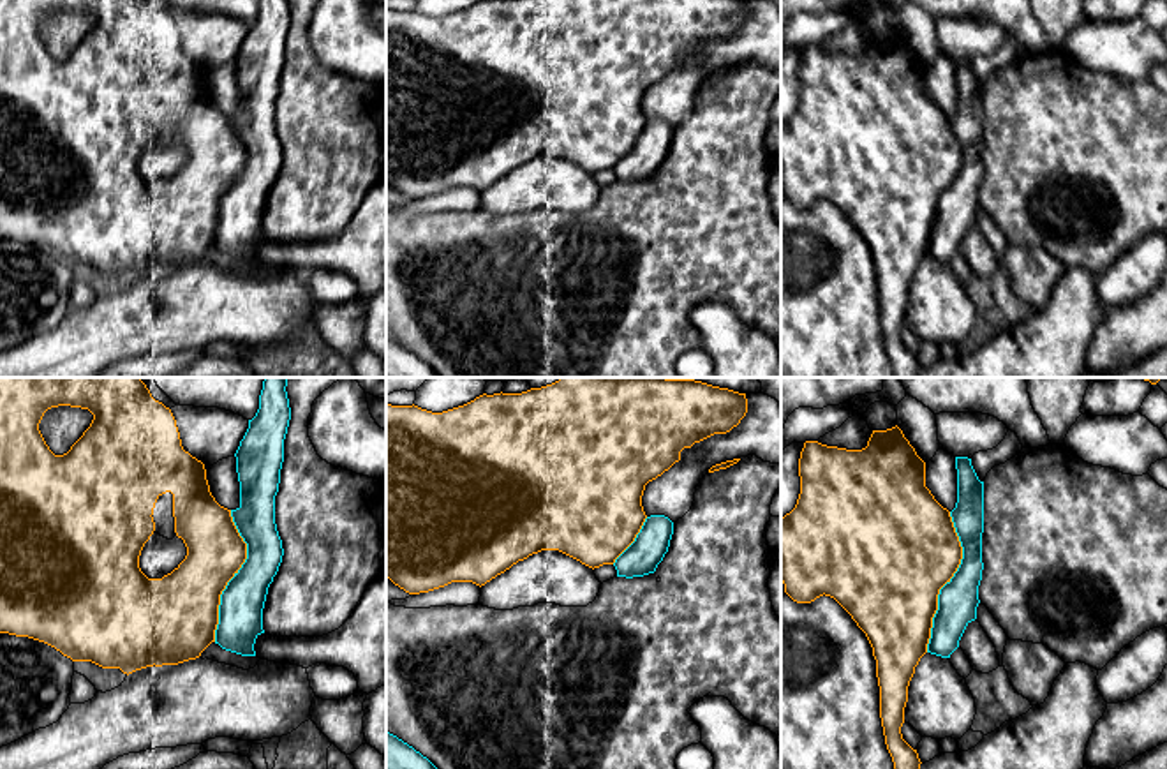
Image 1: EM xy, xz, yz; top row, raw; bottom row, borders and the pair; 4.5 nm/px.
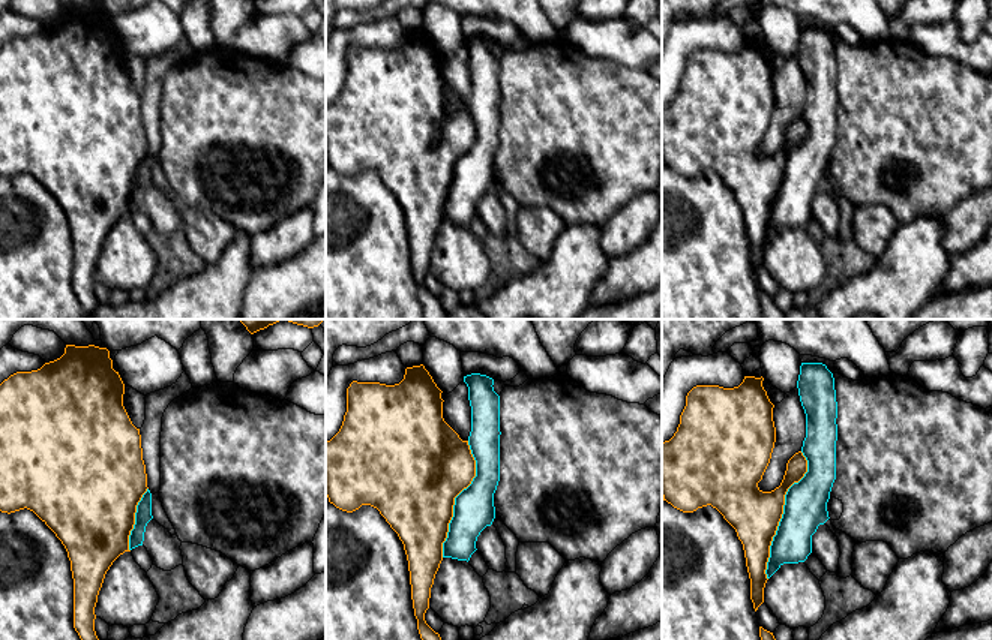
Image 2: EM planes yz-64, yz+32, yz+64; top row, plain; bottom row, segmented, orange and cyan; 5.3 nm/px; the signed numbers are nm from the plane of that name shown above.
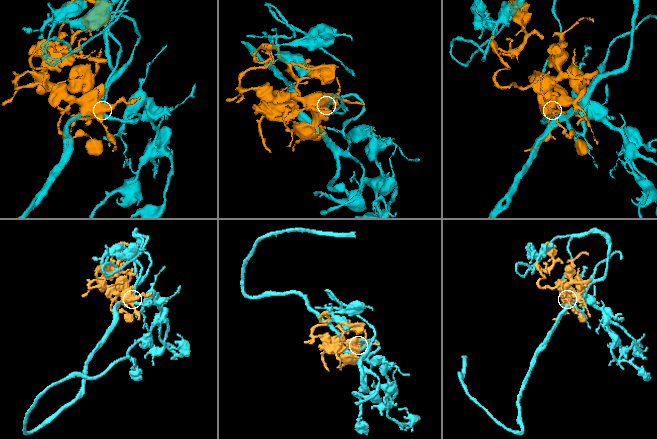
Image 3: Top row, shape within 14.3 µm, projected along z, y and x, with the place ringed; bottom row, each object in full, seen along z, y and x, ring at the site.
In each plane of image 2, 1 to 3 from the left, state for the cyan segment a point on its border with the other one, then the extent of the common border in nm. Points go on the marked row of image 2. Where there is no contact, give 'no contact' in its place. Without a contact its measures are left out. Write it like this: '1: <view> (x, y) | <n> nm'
1: yz-64 (134, 519) | 360 nm
2: yz+32 (453, 499) | 650 nm
3: yz+64 (782, 513) | 700 nm

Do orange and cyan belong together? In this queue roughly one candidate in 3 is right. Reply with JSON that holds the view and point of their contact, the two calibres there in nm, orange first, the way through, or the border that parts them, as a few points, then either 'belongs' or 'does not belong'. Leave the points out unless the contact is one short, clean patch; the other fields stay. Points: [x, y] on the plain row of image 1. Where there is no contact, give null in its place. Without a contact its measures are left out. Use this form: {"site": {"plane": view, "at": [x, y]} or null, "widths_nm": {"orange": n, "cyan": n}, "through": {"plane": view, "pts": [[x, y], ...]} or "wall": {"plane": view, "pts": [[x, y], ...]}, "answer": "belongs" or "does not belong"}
{"site": {"plane": "yz", "at": [947, 186]}, "widths_nm": {"orange": 500, "cyan": 190}, "answer": "belongs"}

